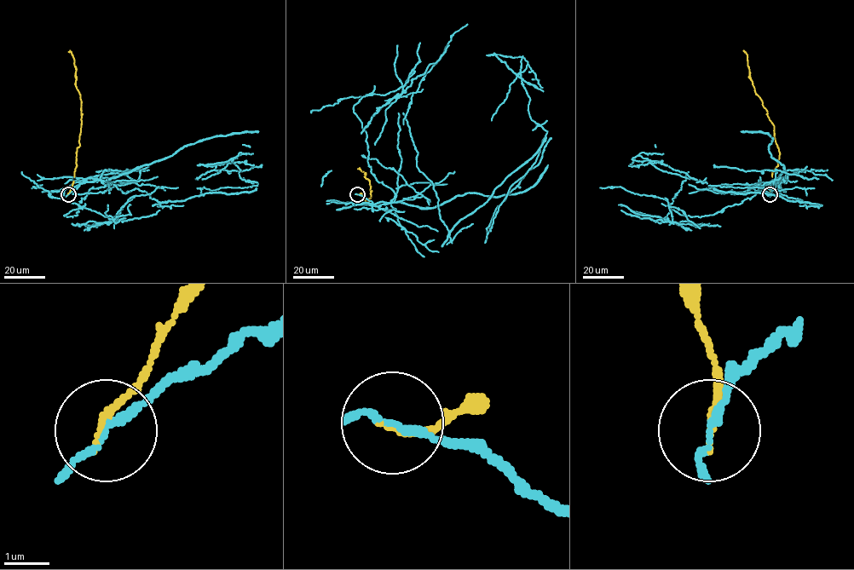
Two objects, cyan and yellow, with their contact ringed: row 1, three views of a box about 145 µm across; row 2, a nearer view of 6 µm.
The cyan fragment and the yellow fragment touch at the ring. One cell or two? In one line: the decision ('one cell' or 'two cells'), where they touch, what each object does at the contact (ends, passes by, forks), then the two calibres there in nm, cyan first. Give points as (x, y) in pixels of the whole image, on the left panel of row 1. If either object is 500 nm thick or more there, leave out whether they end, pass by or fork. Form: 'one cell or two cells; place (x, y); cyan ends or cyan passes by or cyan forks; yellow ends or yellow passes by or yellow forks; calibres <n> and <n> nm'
two cells; place (68, 194); cyan passes by; yellow ends; calibres 160 and 190 nm

